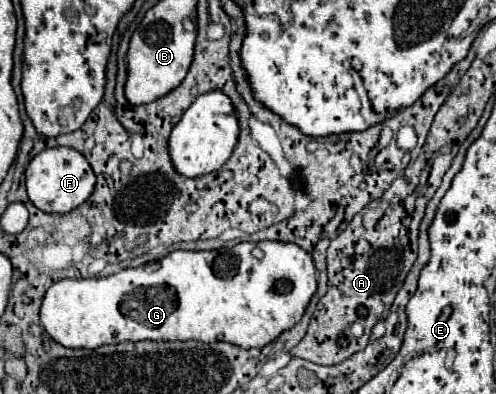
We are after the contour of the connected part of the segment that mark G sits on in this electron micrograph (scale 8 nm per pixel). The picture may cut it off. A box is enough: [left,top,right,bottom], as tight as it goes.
[41,242,317,348]

